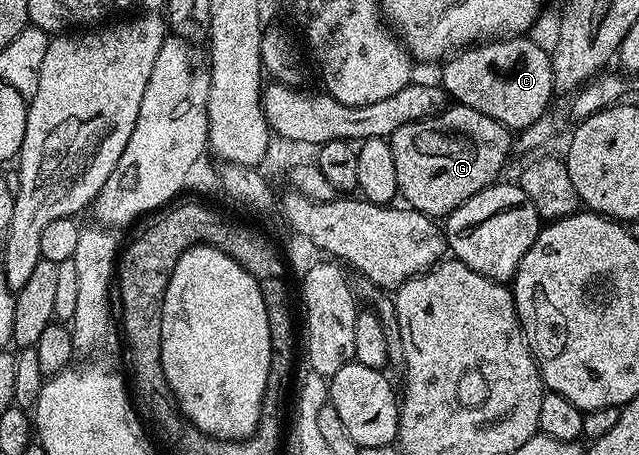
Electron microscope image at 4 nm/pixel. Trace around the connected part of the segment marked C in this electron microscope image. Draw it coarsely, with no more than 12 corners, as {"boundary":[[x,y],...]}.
{"boundary":[[525,35],[454,52],[440,84],[510,131],[550,112],[550,50]]}

